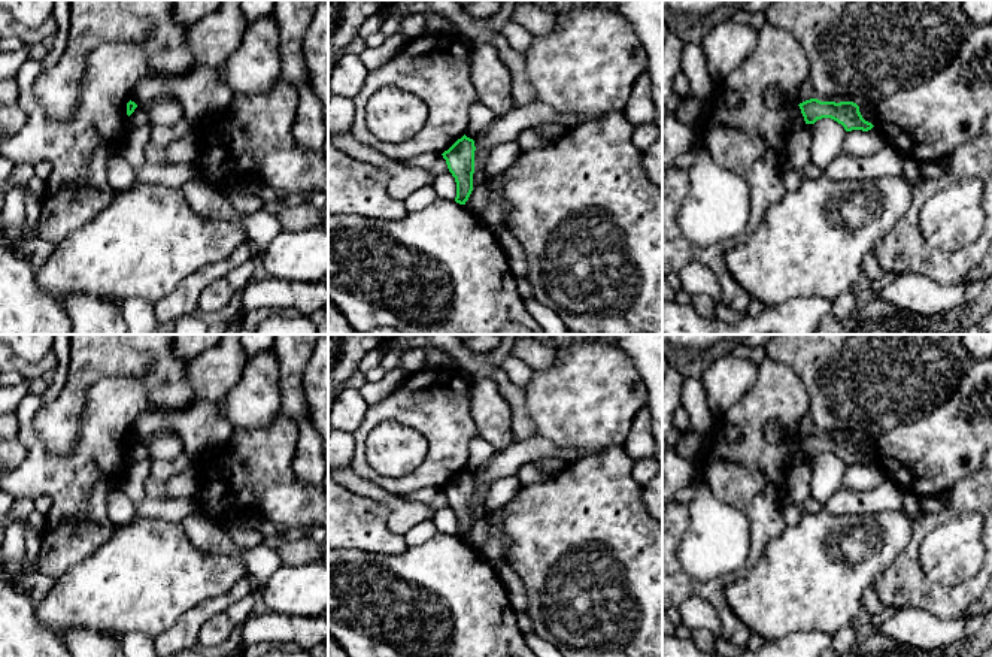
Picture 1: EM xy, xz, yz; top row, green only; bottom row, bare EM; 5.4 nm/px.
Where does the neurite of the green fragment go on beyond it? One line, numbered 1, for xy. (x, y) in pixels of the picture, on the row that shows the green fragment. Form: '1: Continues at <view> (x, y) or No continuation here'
1: No continuation here

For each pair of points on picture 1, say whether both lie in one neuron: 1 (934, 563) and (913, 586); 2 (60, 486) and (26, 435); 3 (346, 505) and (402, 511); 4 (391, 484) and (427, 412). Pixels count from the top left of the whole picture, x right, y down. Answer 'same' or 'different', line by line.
1: different
2: same
3: different
4: same

